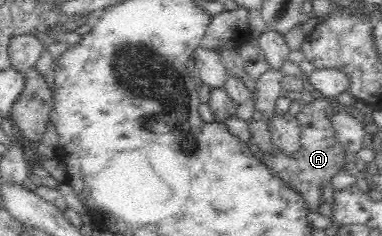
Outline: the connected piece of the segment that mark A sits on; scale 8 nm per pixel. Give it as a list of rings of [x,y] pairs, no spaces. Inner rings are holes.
[[[314,95],[313,101],[301,105],[301,111],[296,114],[299,141],[297,149],[284,151],[272,143],[271,151],[263,151],[259,143],[251,136],[247,145],[249,150],[259,160],[267,164],[276,175],[283,177],[292,184],[292,187],[301,191],[307,203],[309,212],[319,213],[325,205],[325,187],[332,185],[332,179],[341,171],[348,171],[348,153],[344,145],[338,141],[336,129],[333,127],[333,117],[339,113],[348,112],[348,108],[336,99],[327,96]],[[323,187],[323,191],[321,190]]]

